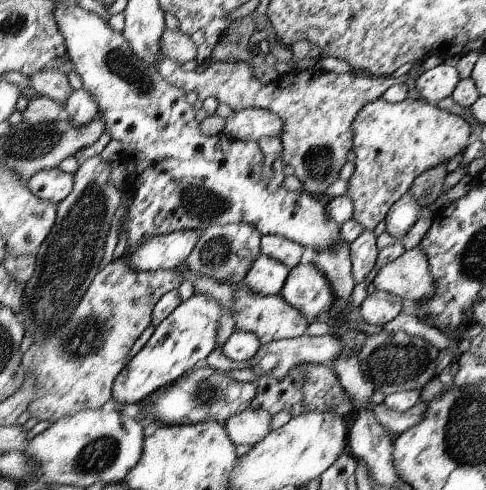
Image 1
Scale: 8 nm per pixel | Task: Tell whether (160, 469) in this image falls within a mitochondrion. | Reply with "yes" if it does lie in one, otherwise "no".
no

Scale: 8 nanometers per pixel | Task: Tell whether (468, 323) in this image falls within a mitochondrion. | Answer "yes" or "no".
no

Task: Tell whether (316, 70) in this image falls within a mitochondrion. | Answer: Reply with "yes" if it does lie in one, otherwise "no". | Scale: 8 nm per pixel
no

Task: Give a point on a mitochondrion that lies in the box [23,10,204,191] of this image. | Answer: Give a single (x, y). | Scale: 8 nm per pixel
(140, 81)

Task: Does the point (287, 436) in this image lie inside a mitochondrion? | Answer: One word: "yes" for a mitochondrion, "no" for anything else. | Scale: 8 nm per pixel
no

